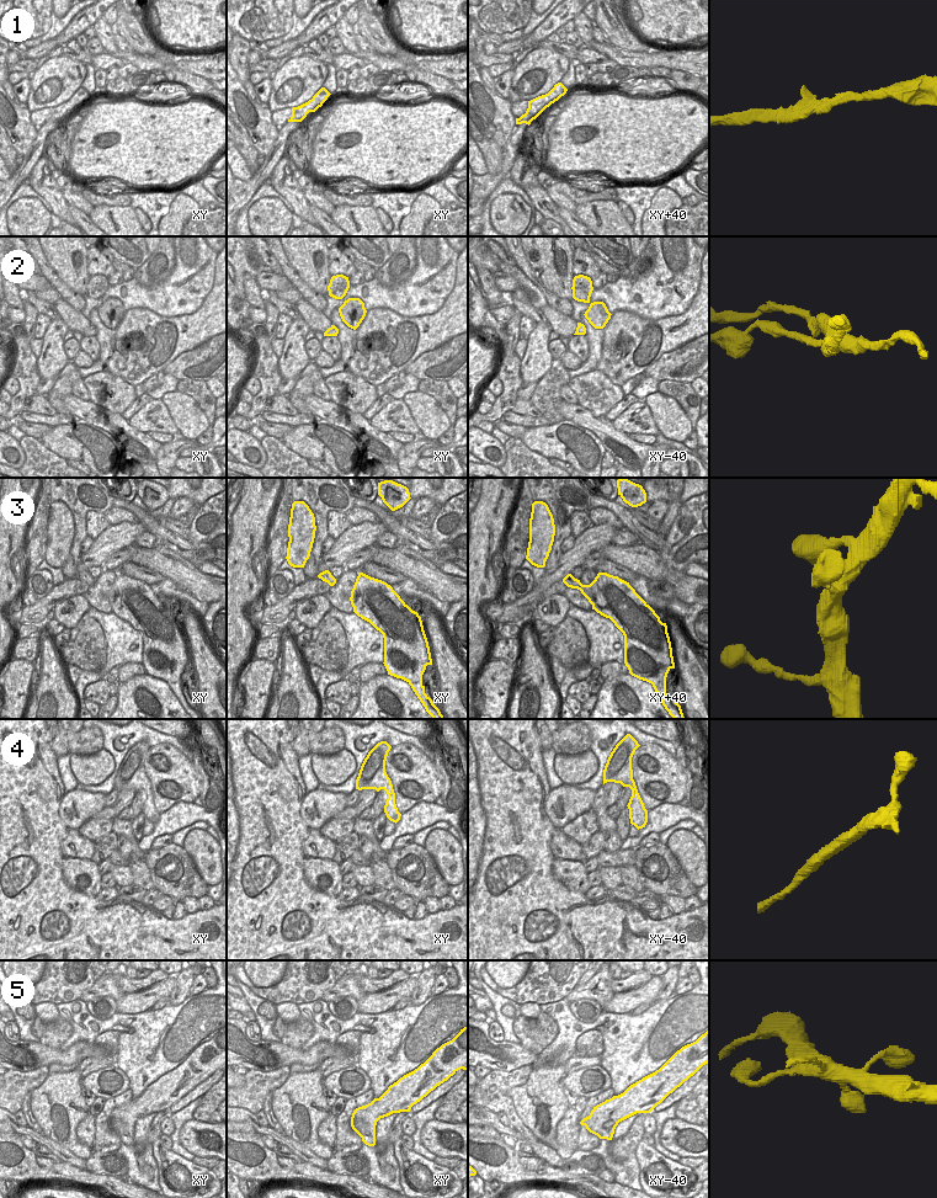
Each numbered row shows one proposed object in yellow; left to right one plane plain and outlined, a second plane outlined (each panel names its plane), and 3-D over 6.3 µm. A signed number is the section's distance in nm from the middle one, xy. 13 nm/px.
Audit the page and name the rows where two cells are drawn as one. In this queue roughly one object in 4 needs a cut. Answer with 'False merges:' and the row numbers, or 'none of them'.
False merges: 2.

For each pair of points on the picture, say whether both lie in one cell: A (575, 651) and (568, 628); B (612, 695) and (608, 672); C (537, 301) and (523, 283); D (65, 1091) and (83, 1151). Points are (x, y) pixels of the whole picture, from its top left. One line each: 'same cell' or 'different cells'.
A: same cell
B: different cells
C: same cell
D: same cell

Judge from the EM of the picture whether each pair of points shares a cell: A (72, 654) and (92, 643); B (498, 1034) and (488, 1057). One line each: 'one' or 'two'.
A: one
B: two

